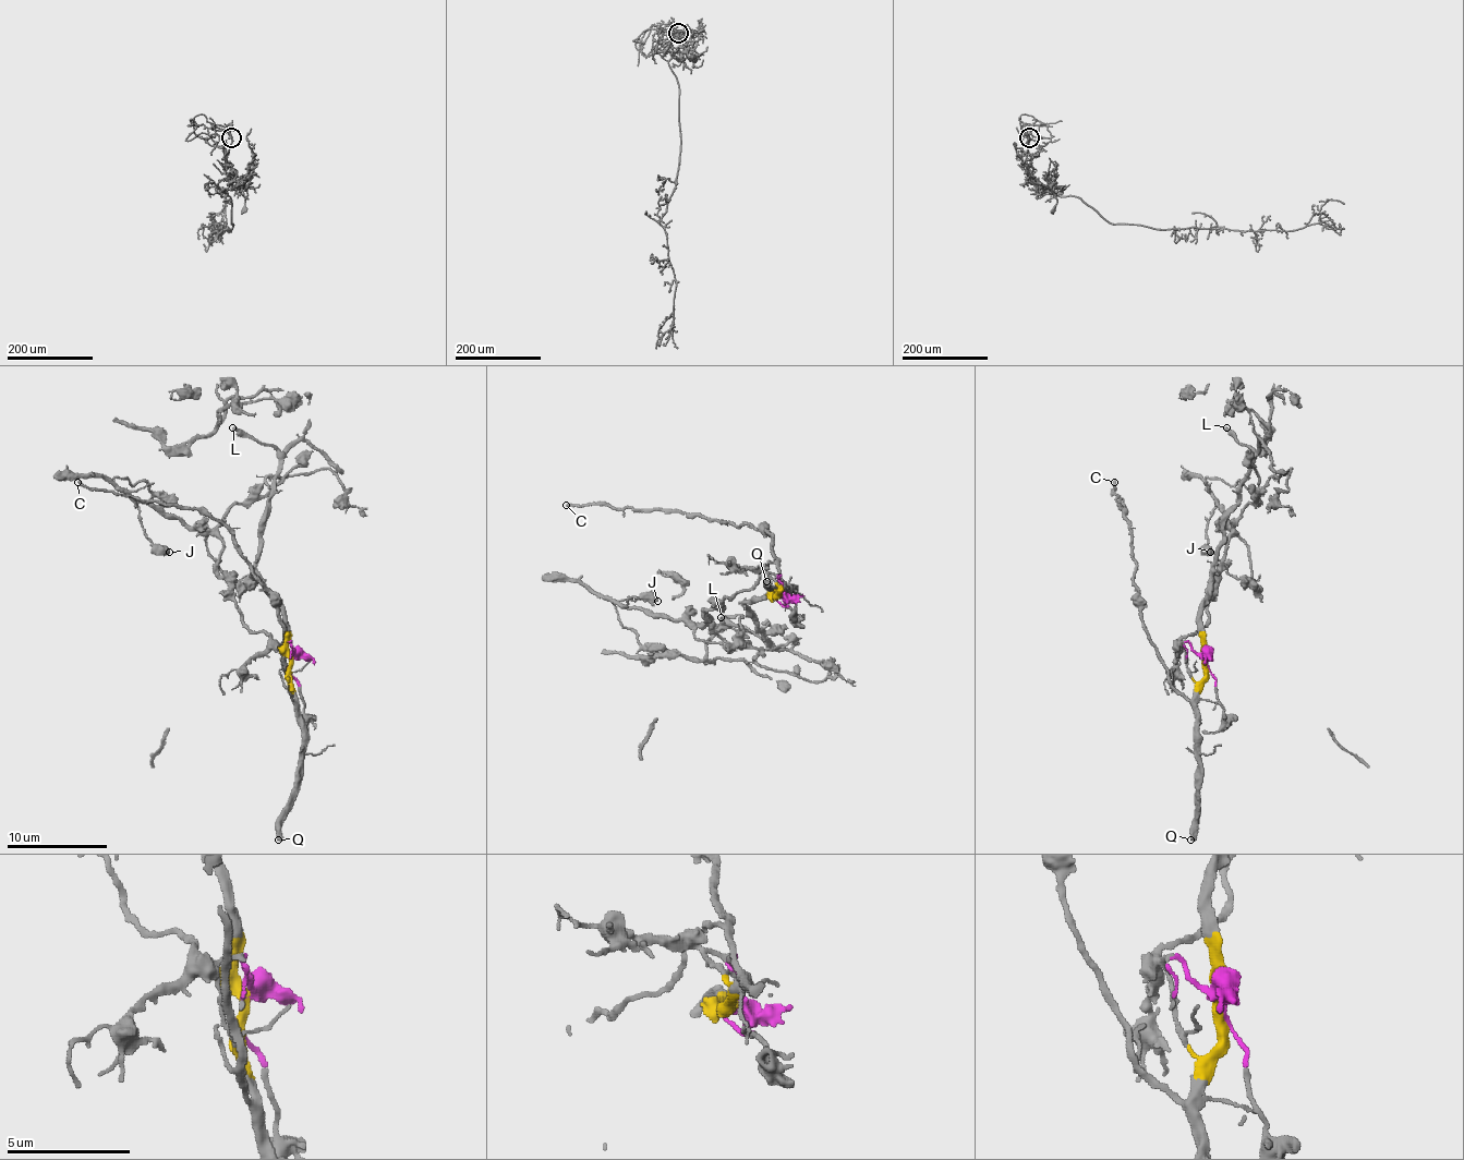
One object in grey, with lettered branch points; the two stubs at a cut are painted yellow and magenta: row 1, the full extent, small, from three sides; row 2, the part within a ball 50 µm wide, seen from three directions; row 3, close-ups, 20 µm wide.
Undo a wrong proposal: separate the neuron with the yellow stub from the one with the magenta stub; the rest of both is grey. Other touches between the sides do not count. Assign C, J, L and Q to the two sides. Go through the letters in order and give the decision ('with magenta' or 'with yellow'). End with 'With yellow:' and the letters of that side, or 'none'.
C: with yellow
J: with magenta
L: with yellow
Q: with yellow
With yellow: C, L, Q

